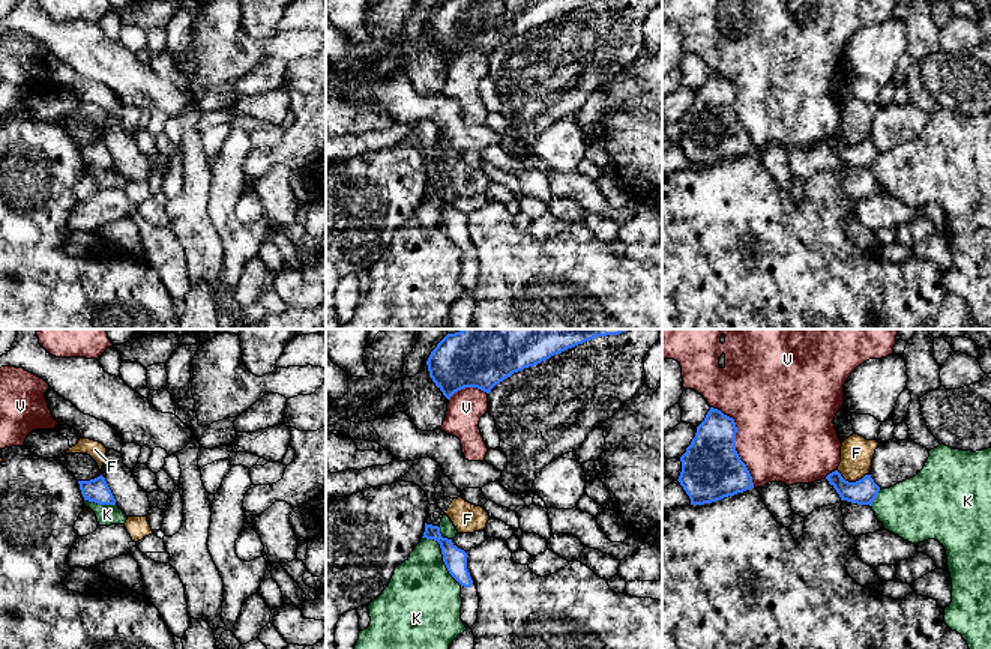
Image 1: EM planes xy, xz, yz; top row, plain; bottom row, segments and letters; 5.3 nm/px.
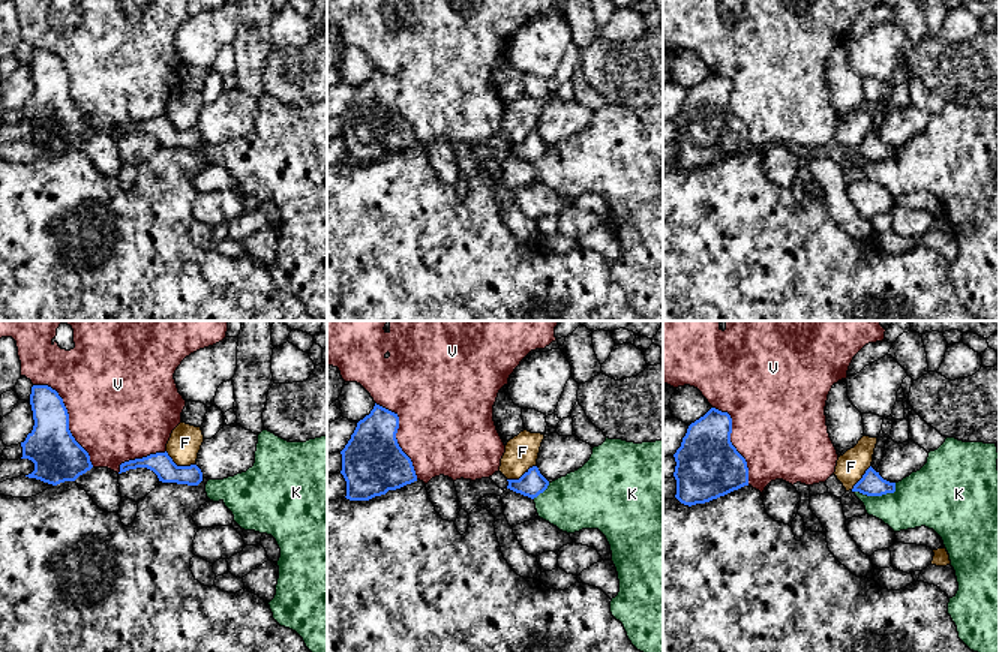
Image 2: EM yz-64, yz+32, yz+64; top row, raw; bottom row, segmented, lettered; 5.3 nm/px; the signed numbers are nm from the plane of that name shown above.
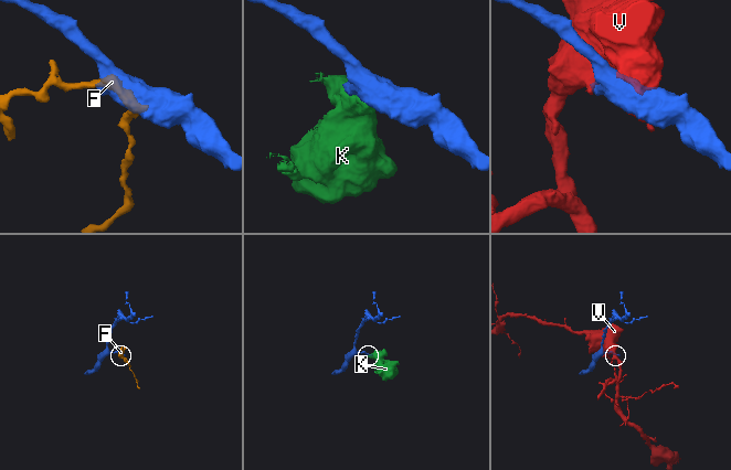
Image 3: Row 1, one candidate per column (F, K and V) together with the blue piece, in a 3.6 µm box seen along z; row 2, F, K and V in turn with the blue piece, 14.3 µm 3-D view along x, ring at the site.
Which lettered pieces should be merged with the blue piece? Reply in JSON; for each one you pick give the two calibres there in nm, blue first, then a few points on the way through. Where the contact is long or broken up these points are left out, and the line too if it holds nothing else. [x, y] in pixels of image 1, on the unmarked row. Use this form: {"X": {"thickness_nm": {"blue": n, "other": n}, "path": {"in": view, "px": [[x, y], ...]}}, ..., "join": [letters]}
{"join": []}

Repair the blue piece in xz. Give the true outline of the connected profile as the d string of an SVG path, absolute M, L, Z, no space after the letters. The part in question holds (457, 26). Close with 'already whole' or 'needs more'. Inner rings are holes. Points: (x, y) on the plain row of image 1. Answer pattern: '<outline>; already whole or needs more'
M444 0L431 15L429 41L449 63L464 51L486 57L514 36L596 0Z; already whole

